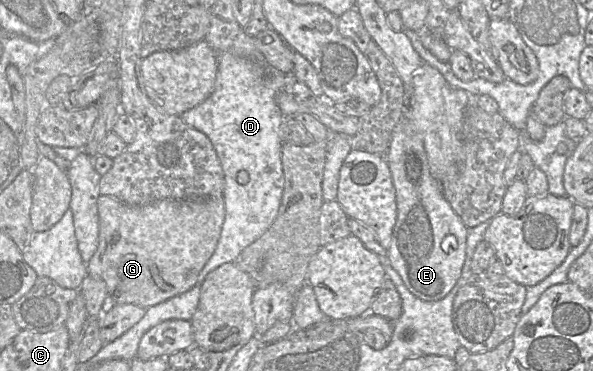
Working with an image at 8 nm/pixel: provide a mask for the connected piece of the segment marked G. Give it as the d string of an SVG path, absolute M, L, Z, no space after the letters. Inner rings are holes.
M100 195L97 205L99 216L99 240L95 254L87 263L88 276L104 281L108 296L112 297L116 304L131 304L145 309L180 295L197 284L200 271L216 249L225 220L225 208L222 196L205 199L167 199L145 205L134 206L125 204L108 195Z

